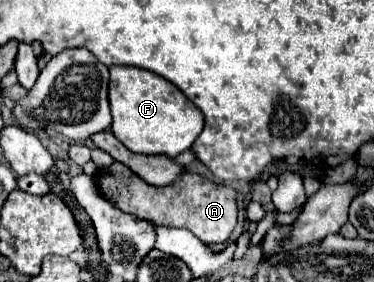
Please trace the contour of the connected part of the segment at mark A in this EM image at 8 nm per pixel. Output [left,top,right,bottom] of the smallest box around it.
[96,163,236,245]

